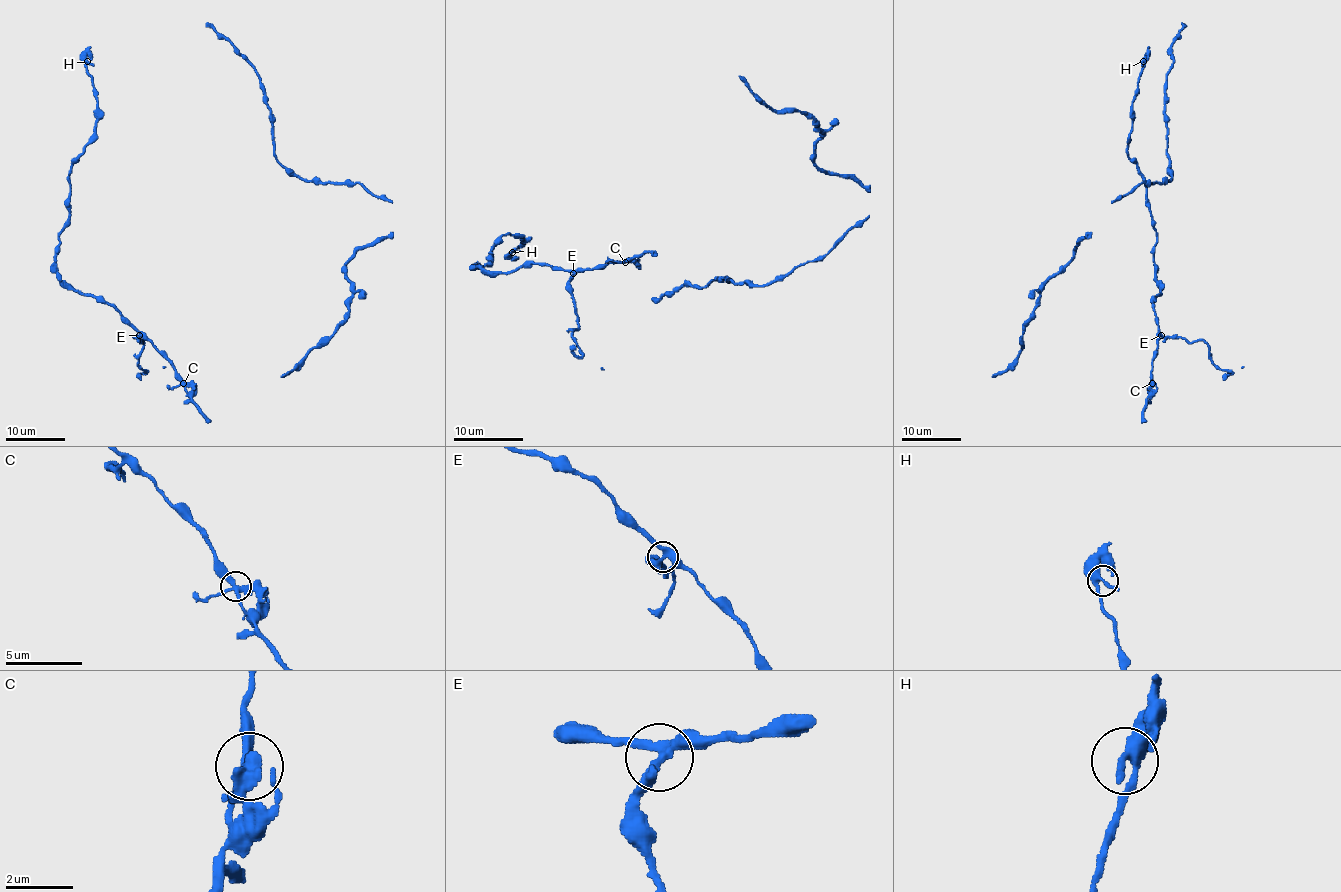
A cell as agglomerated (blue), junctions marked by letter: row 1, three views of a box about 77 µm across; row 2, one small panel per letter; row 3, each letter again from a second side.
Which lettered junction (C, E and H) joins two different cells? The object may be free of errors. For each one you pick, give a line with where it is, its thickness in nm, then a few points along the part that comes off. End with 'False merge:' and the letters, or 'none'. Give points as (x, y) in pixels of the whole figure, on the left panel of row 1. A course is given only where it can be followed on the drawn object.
E: at (139, 335); 320 nm thick
False merge: E

